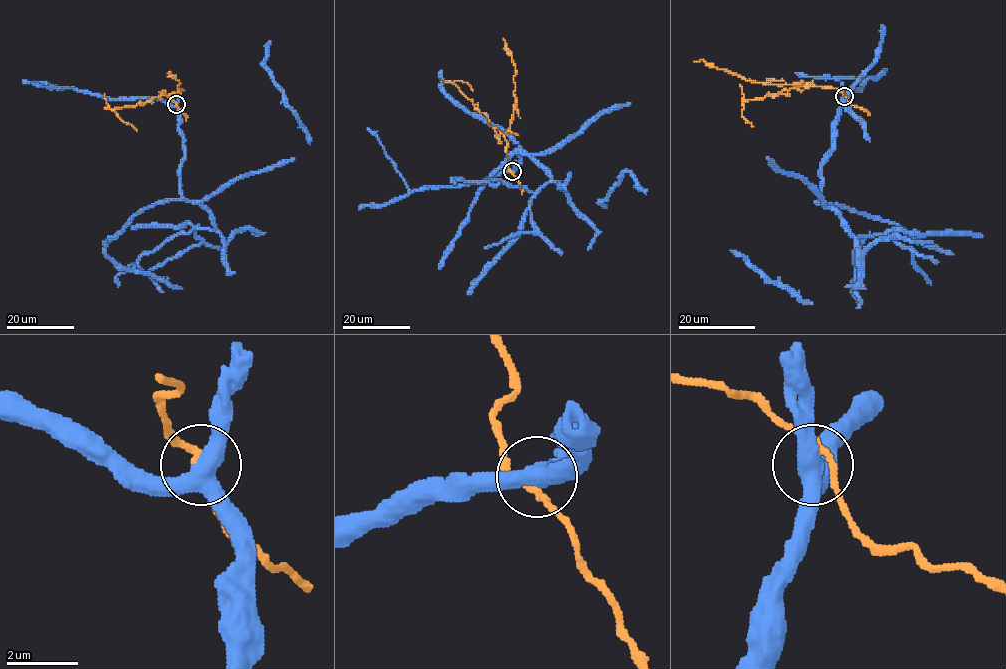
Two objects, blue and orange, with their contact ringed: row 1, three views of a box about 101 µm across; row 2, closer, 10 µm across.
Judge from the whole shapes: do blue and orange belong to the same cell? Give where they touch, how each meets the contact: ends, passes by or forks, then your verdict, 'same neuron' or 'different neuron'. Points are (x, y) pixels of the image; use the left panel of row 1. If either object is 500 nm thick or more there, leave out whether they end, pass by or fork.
place (176, 104); blue forks; orange passes by; different neuron

